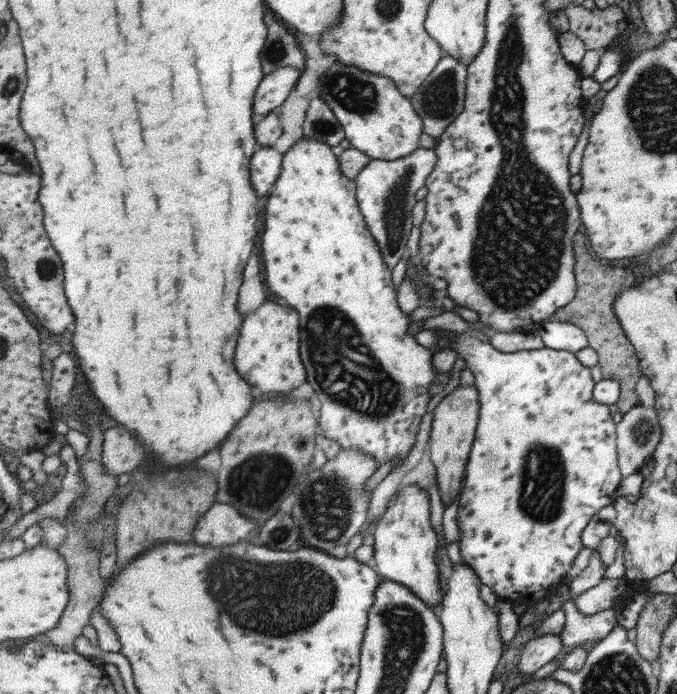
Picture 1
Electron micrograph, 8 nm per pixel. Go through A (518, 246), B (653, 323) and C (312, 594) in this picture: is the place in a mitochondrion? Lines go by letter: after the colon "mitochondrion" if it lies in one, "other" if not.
A: mitochondrion
B: other
C: mitochondrion

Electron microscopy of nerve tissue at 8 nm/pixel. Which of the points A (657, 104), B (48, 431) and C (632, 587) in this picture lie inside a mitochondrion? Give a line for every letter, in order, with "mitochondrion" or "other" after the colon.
A: mitochondrion
B: other
C: other

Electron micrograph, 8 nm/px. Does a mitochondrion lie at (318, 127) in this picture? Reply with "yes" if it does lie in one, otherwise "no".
yes

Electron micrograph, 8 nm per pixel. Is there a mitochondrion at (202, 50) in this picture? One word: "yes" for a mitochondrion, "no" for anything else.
no

